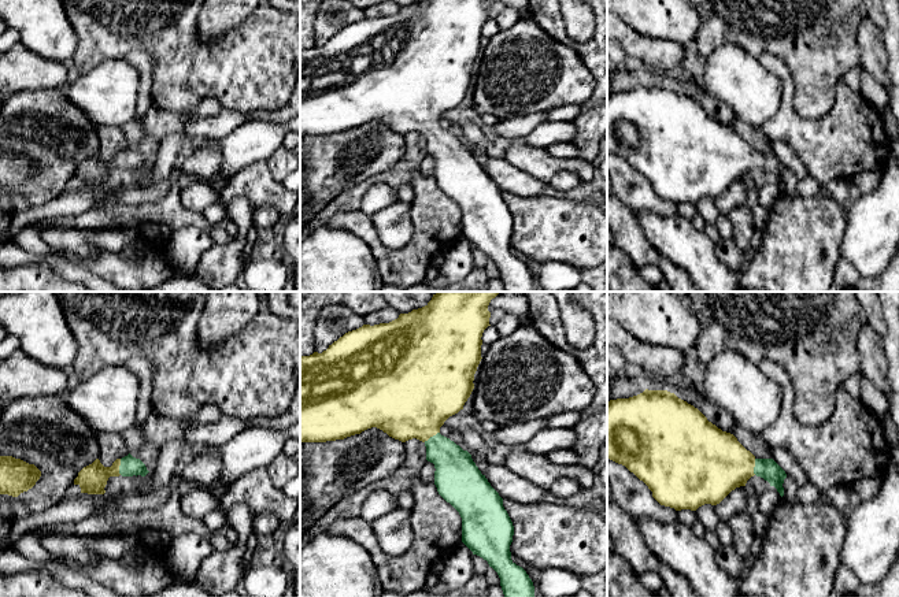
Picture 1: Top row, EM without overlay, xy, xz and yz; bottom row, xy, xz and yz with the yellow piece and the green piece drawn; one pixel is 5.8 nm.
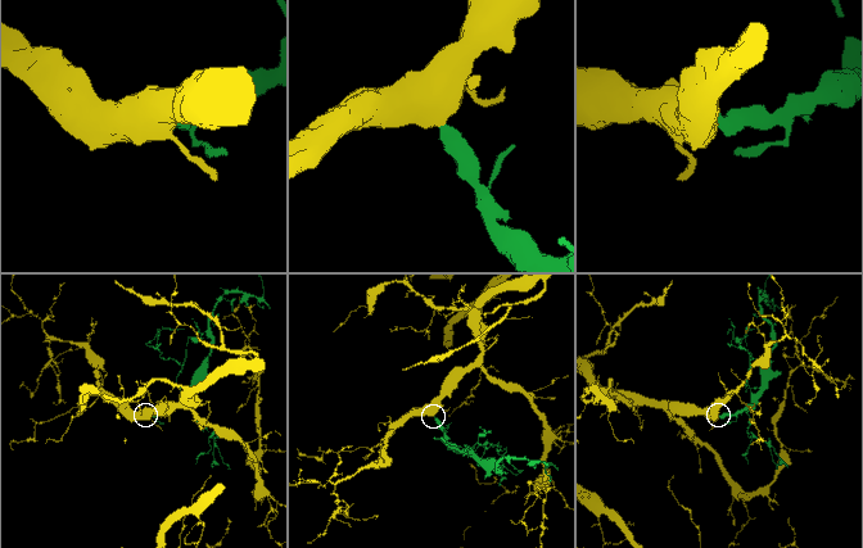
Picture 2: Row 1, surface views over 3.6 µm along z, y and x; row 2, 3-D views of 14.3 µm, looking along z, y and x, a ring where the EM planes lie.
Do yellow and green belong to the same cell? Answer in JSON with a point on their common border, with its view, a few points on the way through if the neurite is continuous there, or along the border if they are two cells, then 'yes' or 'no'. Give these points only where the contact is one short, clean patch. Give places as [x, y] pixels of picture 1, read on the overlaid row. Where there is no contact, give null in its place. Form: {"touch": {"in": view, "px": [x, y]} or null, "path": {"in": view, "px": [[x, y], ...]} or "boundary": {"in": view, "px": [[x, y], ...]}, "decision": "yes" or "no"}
{"touch": {"in": "xy", "px": [118, 467]}, "path": {"in": "xy", "px": [[92, 479], [118, 467], [130, 466]]}, "decision": "yes"}

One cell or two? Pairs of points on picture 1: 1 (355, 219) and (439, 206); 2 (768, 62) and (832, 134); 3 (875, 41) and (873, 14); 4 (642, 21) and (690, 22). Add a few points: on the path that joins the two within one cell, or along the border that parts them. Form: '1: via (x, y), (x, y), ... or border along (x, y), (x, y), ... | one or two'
1: via (377, 245), (385, 253), (407, 253), (429, 232) | one
2: via (787, 84), (787, 112), (807, 133) | one
3: border along (866, 17), (881, 30) | two
4: via (654, 21), (677, 21) | one

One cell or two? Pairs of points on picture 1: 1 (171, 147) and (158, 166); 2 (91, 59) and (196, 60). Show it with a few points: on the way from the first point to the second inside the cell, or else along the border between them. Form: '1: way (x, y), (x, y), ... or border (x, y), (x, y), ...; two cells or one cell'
1: way (169, 151), (162, 162); one cell
2: way (117, 40), (166, 40), (170, 44); one cell

